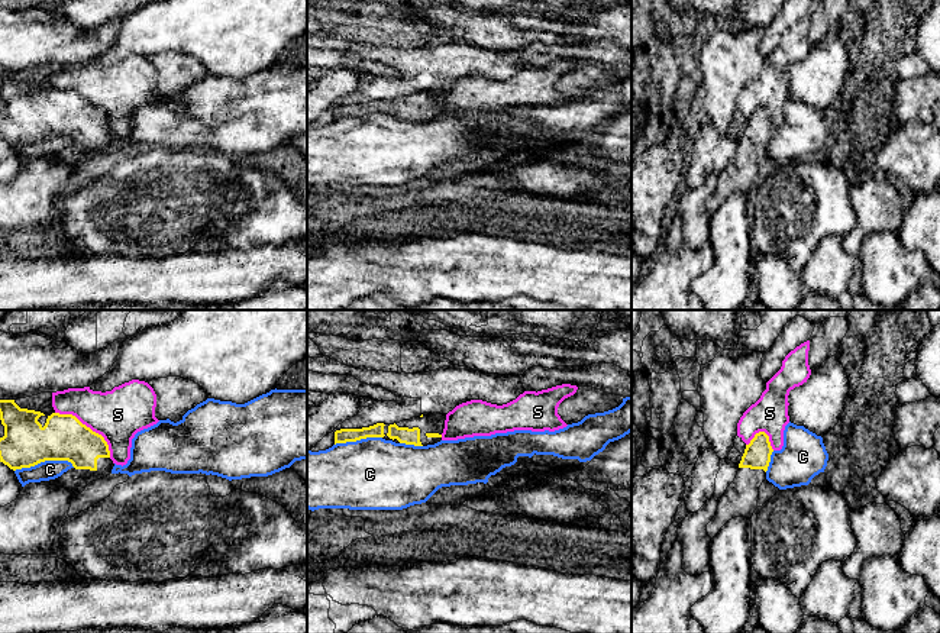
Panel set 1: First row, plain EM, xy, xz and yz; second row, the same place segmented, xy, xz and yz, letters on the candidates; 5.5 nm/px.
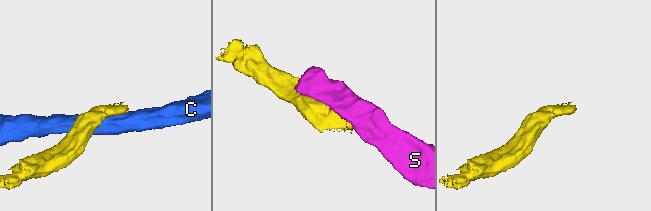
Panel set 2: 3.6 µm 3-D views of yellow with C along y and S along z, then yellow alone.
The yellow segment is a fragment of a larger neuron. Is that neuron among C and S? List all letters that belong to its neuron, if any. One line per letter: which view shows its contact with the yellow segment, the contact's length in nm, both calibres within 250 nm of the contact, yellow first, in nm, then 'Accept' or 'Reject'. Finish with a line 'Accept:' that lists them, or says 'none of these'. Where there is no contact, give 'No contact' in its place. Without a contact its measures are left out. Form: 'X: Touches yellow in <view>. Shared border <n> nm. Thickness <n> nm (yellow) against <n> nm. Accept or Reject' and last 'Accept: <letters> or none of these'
C: Touches yellow in xy. Shared border 340 nm. Thickness 260 nm (yellow) against 110 nm. Reject
S: Touches yellow in xy. Shared border 400 nm. Thickness 260 nm (yellow) against 280 nm. Reject
Accept: none of these

